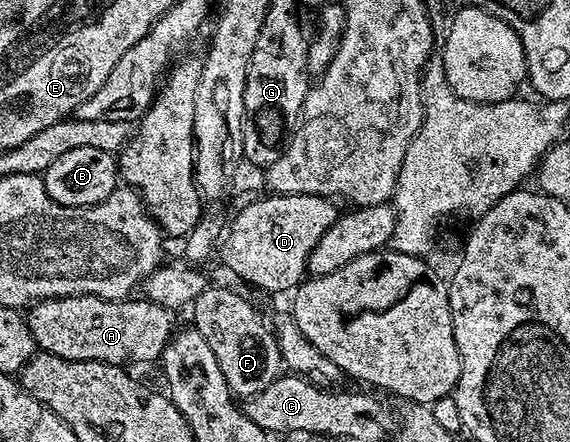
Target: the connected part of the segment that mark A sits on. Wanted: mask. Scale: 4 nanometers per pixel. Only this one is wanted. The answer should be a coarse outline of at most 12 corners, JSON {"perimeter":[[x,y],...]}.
{"perimeter":[[146,298],[31,305],[36,345],[66,360],[158,361],[176,313]]}

